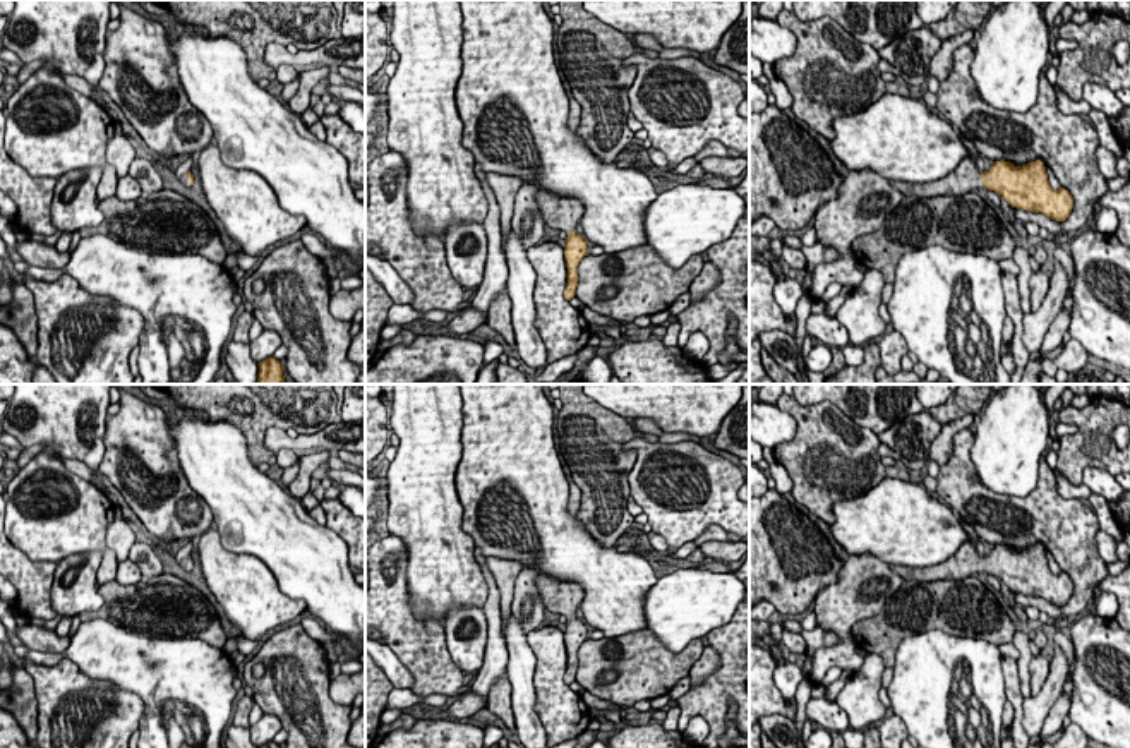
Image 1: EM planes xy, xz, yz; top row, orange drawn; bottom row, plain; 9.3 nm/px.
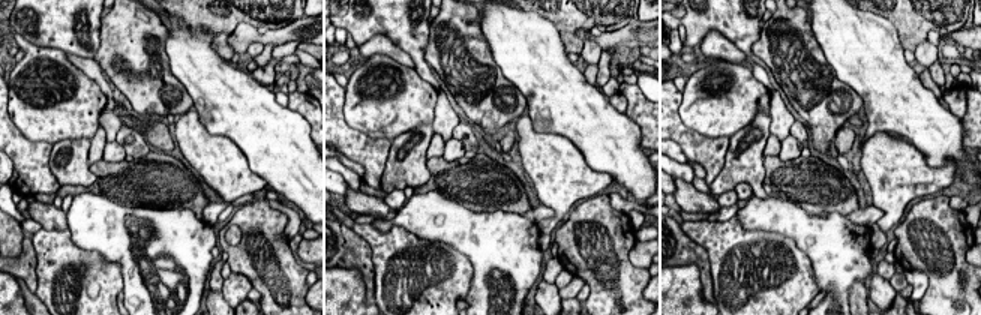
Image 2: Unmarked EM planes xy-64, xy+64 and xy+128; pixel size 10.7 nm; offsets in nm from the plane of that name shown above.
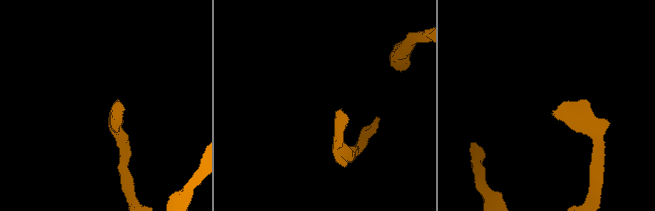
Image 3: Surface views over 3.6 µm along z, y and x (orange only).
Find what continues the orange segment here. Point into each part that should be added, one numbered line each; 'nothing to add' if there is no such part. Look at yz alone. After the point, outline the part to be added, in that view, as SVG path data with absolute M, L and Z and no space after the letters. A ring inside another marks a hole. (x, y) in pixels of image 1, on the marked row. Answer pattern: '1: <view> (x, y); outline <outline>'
1: yz (966, 177); outline M965 156L959 166L940 180L928 184L909 184L888 180L899 192L904 196L914 197L935 197L935 196L964 196L967 192L977 190L983 187L981 172L976 166L972 156Z

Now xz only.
1: xz (564, 213); outline M538 190L535 201L545 221L545 226L552 226L566 233L576 230L585 213L585 208L578 199L557 196L547 190Z

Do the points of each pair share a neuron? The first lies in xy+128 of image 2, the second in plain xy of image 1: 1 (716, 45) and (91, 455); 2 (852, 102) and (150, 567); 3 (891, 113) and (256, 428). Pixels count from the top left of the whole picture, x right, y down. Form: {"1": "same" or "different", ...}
{"1": "different", "2": "different", "3": "different"}

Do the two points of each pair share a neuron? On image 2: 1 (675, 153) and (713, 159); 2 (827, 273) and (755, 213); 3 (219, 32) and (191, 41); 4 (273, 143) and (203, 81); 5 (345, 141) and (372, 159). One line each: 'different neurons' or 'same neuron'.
1: different neurons
2: same neuron
3: different neurons
4: same neuron
5: same neuron

